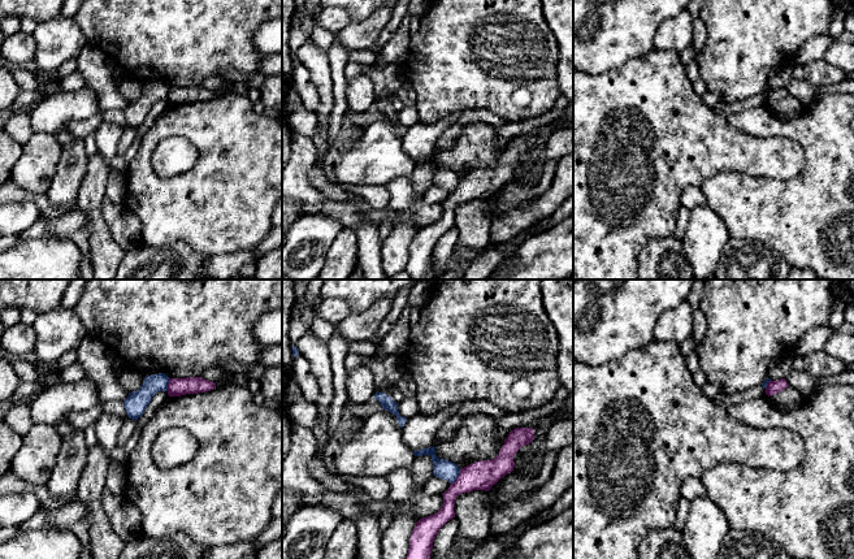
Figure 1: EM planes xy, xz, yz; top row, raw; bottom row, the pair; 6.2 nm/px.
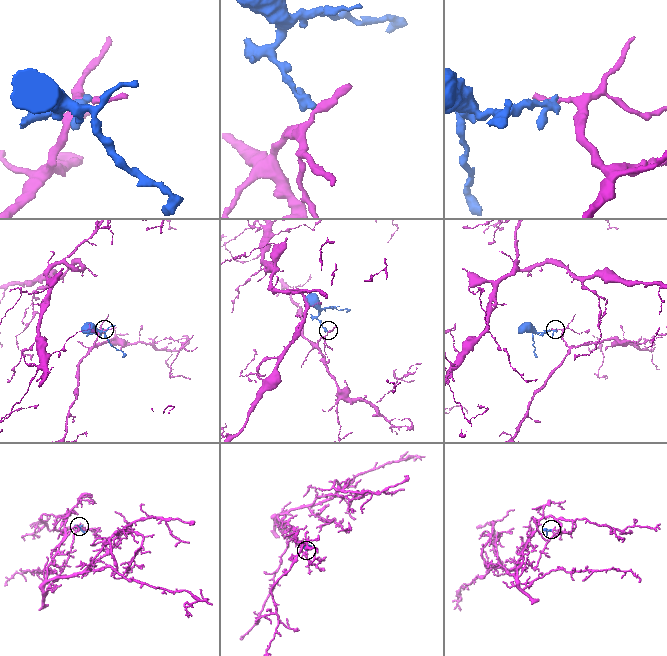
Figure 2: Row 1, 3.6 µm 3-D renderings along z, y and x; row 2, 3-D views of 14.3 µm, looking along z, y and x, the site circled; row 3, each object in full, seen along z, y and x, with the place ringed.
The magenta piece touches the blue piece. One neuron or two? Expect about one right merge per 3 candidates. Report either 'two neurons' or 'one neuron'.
two neurons

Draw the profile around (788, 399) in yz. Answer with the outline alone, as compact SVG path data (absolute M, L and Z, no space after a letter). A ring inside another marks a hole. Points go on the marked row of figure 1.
M790 386L777 394L773 394L770 399L773 407L781 412L790 412L803 402L803 396Z

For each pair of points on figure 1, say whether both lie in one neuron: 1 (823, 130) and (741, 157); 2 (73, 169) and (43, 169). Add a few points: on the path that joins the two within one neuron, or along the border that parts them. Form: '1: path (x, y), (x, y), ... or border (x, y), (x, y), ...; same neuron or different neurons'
1: border (763, 137), (793, 139), (803, 154), (802, 169); different neurons
2: border (64, 144), (52, 182), (46, 193); different neurons

